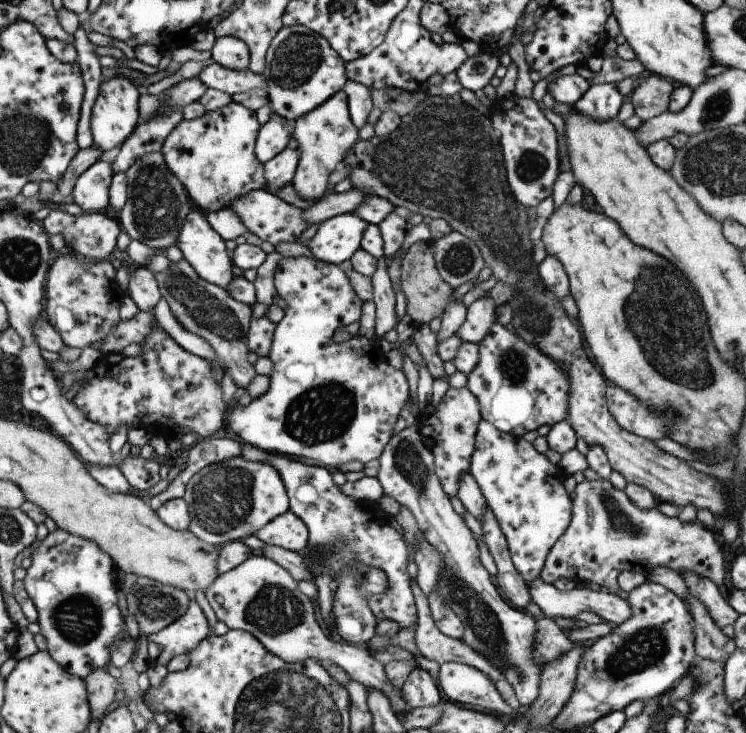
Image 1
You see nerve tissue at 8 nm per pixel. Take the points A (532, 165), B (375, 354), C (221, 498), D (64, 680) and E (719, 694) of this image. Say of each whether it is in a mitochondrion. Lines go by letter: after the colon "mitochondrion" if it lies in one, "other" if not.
A: mitochondrion
B: other
C: mitochondrion
D: other
E: other

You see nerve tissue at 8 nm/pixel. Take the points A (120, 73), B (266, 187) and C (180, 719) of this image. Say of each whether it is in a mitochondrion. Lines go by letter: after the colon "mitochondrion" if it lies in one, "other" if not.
A: other
B: other
C: other

